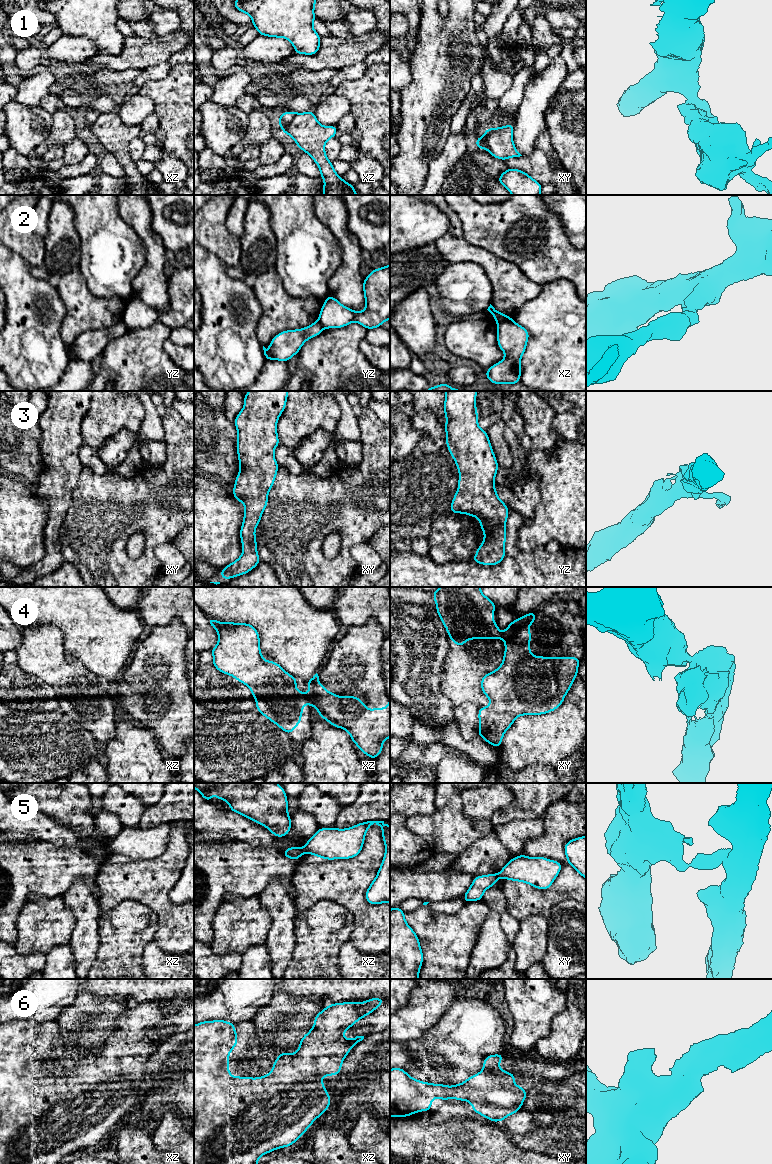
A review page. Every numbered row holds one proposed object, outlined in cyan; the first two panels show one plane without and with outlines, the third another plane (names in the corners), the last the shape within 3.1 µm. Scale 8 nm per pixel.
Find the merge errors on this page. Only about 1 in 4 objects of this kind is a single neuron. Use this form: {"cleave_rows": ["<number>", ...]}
{"cleave_rows": ["1", "2", "4", "5"]}

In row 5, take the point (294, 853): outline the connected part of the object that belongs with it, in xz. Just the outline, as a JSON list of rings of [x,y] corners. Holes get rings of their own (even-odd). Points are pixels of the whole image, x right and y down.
[[[289,847],[282,852],[282,855],[291,860],[298,860],[302,856],[302,854],[303,850],[301,847]]]

